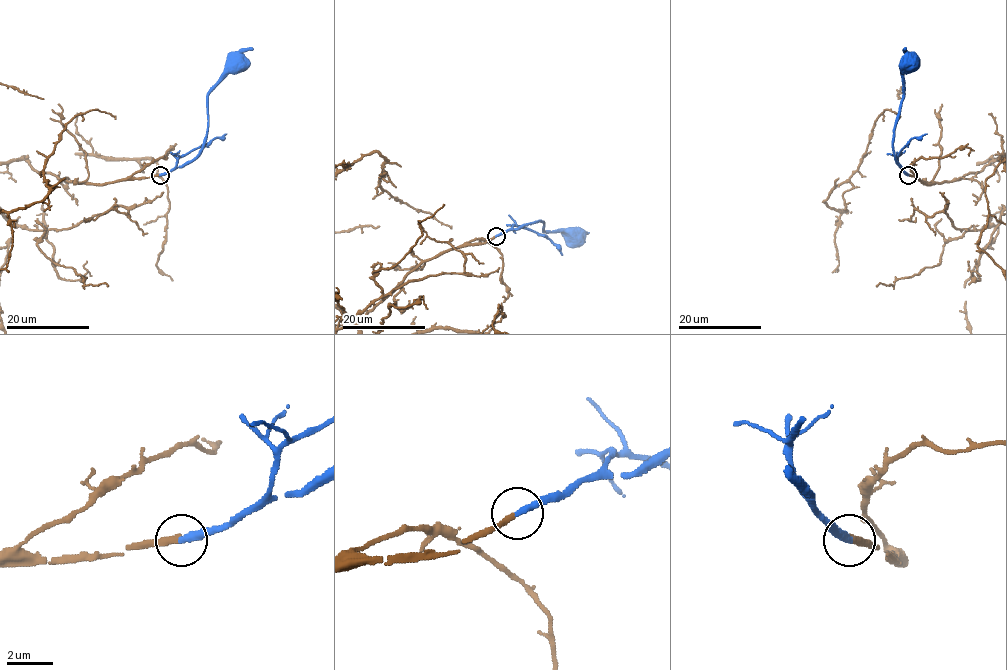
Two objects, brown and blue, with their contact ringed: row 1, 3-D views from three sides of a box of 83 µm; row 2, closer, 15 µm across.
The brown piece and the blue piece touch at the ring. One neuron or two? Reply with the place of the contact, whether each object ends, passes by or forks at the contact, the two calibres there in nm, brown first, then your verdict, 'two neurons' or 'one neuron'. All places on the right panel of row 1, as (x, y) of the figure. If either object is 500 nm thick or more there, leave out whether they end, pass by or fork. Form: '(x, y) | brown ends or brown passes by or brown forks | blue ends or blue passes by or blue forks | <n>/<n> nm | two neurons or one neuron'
(908, 175) | brown ends | blue ends | 280/300 nm | one neuron

